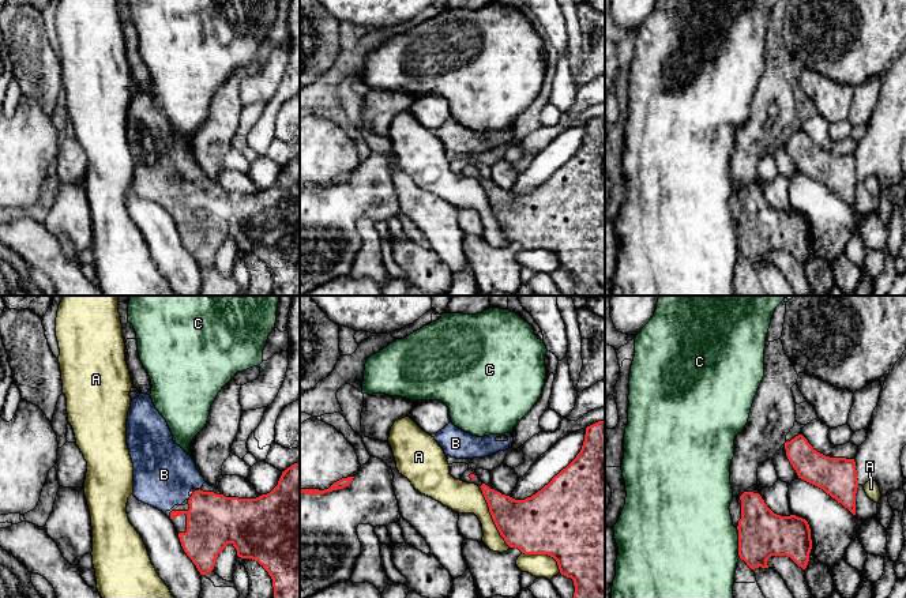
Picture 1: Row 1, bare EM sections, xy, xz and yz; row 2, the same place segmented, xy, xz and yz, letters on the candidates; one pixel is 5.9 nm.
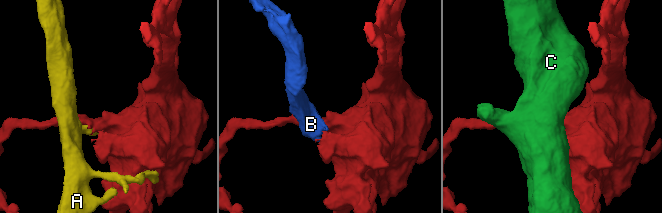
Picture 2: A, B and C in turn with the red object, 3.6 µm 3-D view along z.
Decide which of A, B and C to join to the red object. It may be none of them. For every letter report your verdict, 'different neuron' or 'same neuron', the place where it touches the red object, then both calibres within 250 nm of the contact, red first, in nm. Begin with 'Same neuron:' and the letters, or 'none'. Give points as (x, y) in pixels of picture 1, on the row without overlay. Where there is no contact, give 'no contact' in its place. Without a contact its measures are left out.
Same neuron: B
A: different neuron | xz (492, 211) | 320/190 nm
B: same neuron | xy (190, 194) | 320/360 nm
C: different neuron | yz (739, 239) | 280/500 nm

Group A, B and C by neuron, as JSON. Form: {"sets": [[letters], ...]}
{"sets": [["A", "C"], ["B"]]}

